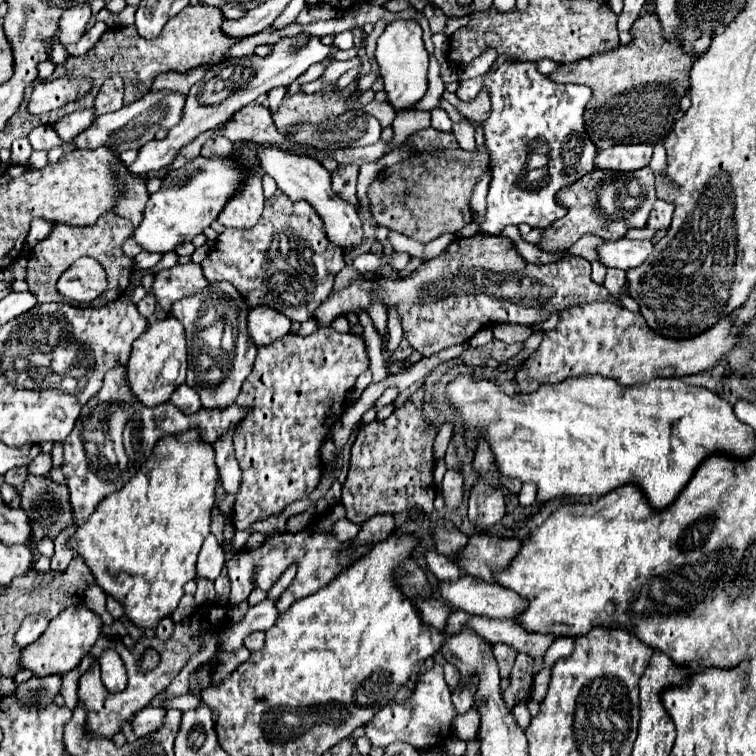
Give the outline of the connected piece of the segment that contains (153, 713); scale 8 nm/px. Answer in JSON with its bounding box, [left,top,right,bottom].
[132,706,164,738]

